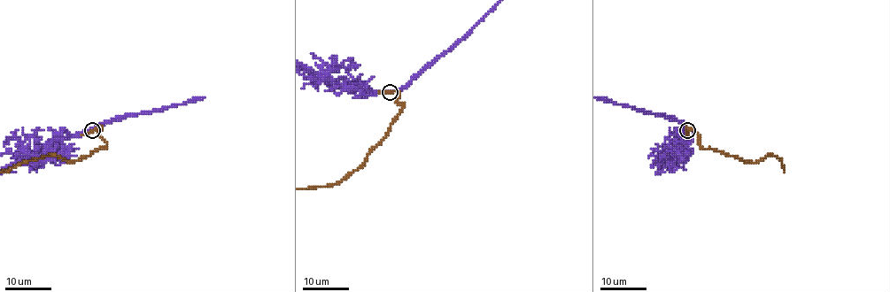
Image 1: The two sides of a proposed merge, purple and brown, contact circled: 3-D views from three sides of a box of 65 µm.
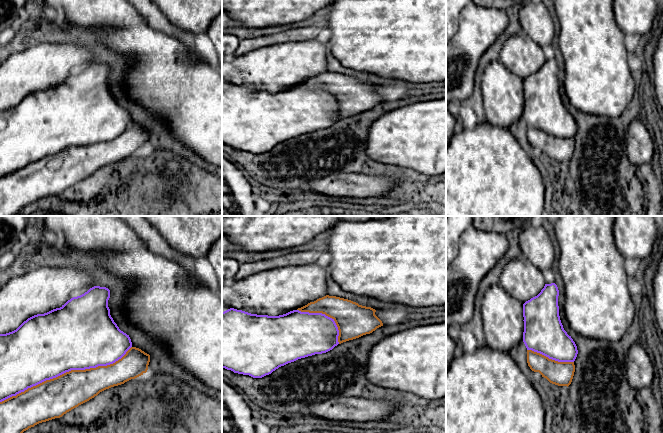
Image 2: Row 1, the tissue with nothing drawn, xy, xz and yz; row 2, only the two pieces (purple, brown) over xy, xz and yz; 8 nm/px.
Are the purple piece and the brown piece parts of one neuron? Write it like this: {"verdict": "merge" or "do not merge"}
{"verdict": "merge"}

